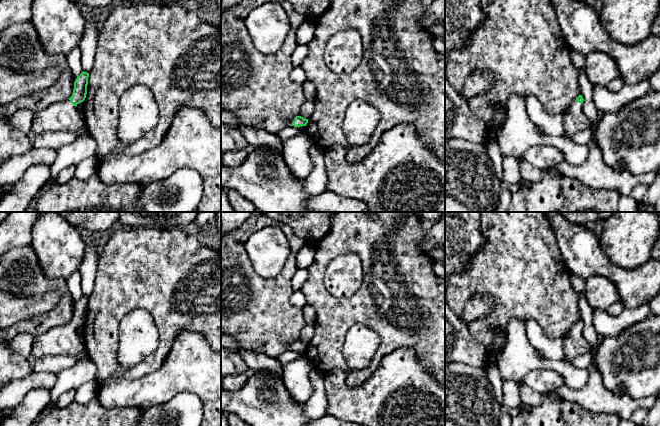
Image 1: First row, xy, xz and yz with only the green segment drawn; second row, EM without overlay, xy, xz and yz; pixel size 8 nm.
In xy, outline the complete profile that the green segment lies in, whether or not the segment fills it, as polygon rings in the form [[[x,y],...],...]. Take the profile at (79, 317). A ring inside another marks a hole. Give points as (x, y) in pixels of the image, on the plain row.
[[[82,296],[74,306],[74,313],[72,320],[65,325],[57,326],[53,329],[48,330],[47,332],[34,337],[32,349],[31,349],[31,359],[34,361],[47,356],[79,356],[85,351],[85,343],[83,337],[80,337],[76,334],[76,330],[83,326],[87,318],[87,309],[88,309],[89,297]]]

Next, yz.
[[[650,314],[618,336],[604,336],[595,349],[583,337],[583,325],[582,319],[579,319],[562,338],[567,360],[571,361],[583,353],[589,353],[592,363],[602,375],[605,388],[612,393],[621,388],[623,395],[633,399],[660,394],[660,316]]]

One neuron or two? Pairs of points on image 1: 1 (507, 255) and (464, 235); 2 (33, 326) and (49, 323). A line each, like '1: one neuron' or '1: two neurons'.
1: two neurons
2: one neuron

